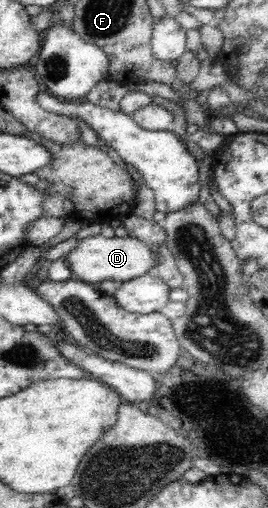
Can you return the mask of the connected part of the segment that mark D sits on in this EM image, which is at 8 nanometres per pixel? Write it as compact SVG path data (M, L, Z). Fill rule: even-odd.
M100 234L89 235L80 240L78 247L65 256L72 272L71 278L87 284L105 282L105 280L125 281L151 273L160 264L159 254L150 245L131 237L106 238Z

